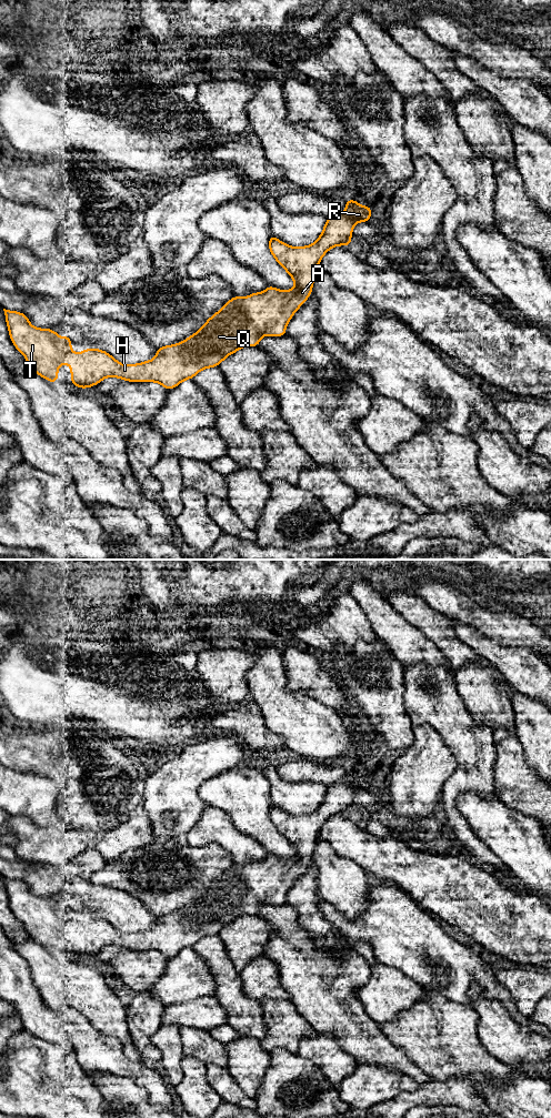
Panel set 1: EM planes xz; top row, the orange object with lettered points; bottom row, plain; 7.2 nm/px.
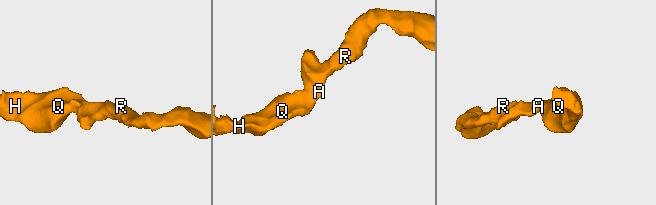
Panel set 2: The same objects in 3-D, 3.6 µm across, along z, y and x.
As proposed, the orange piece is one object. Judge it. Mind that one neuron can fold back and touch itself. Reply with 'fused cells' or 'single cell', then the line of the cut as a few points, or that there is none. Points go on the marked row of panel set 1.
single cell; cut none

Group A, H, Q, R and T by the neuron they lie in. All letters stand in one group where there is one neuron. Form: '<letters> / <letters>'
A H Q R T

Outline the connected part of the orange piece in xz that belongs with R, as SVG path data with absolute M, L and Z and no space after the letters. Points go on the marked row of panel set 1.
M347 200L343 213L338 213L325 221L319 239L310 245L293 248L279 241L273 234L269 240L269 249L278 263L291 275L295 288L288 291L268 286L263 292L246 298L233 296L222 310L216 312L204 325L181 343L158 348L153 360L139 364L123 365L106 351L83 349L79 355L71 350L71 340L66 334L61 340L57 332L38 329L30 324L26 314L10 310L4 311L10 339L26 357L30 370L56 384L58 367L64 362L71 367L71 384L87 389L97 385L104 377L119 377L131 382L158 382L171 390L184 380L192 379L207 367L218 366L228 355L243 346L258 346L263 335L283 336L288 322L294 312L312 293L312 284L318 272L321 258L333 246L351 245L351 234L357 222L369 222L372 207L361 207L359 202Z

